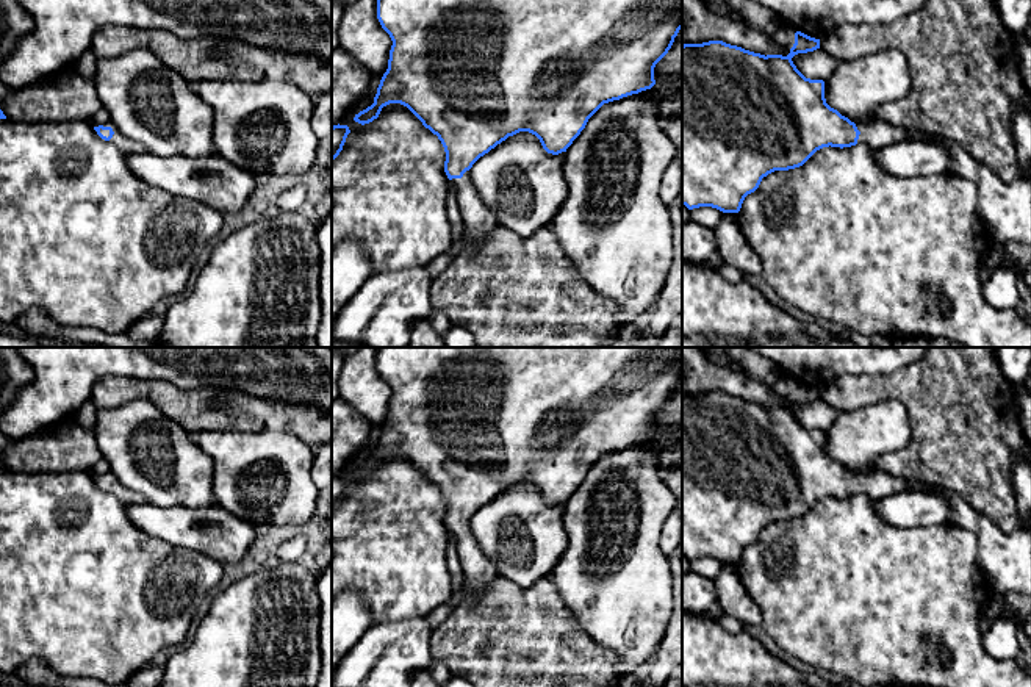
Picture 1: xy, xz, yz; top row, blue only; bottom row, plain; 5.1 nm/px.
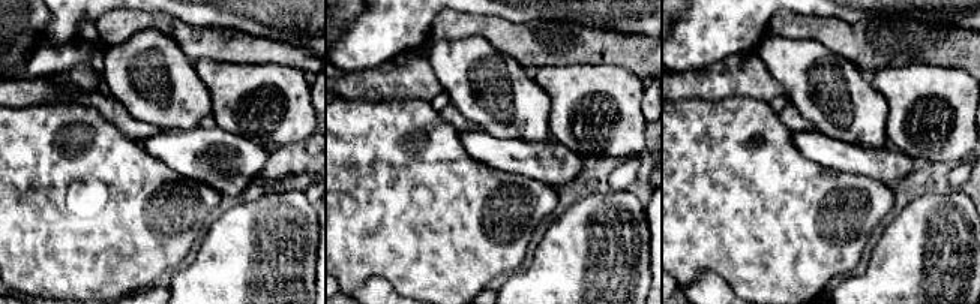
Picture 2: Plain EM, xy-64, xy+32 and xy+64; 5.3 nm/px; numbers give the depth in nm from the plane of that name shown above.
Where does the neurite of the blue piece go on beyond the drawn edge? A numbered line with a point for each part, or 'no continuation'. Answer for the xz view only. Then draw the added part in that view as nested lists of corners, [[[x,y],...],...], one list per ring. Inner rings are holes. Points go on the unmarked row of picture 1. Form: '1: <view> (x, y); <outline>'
1: xz (477, 570); [[[469,521],[462,529],[452,529],[457,538],[457,554],[463,570],[465,585],[474,596],[482,595],[501,576],[482,548],[477,545]]]

